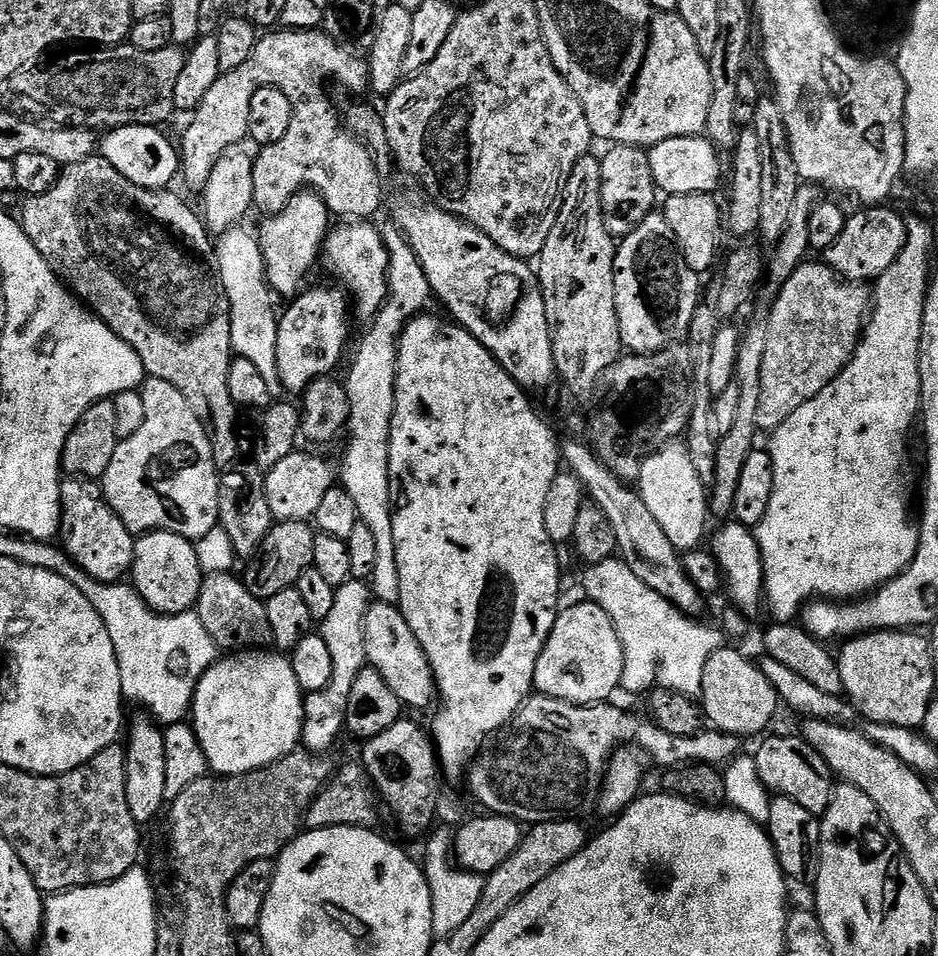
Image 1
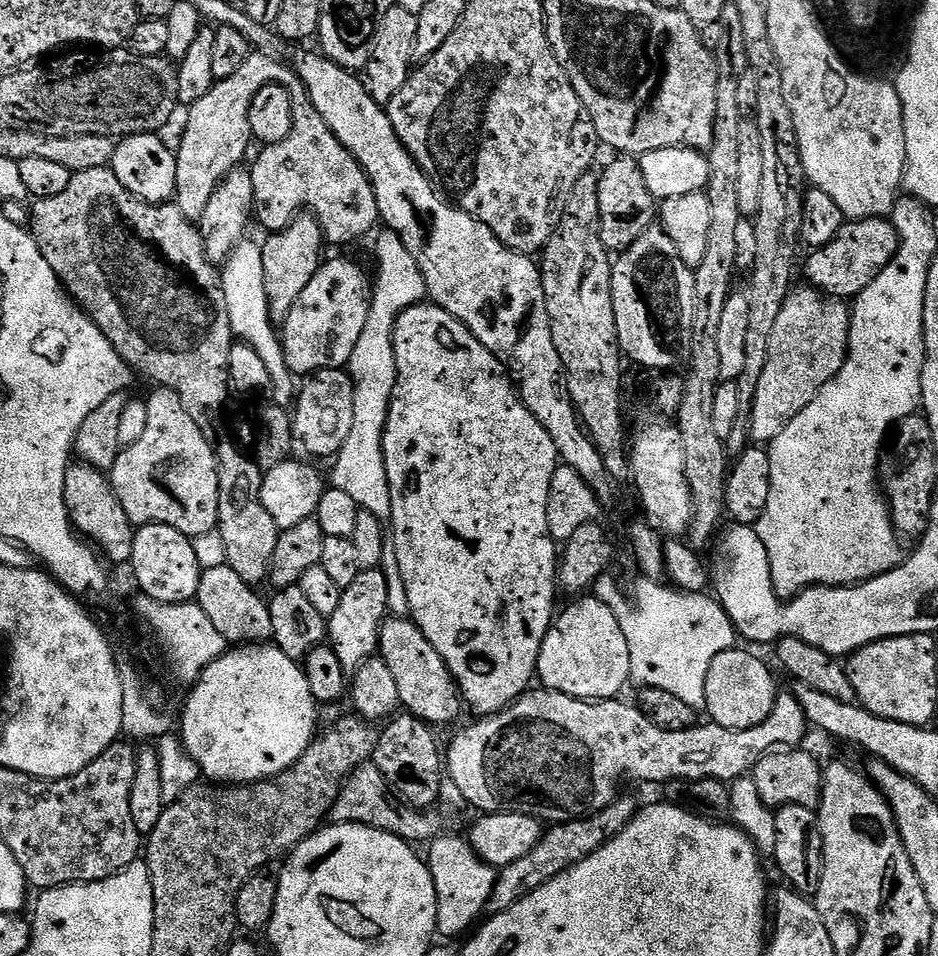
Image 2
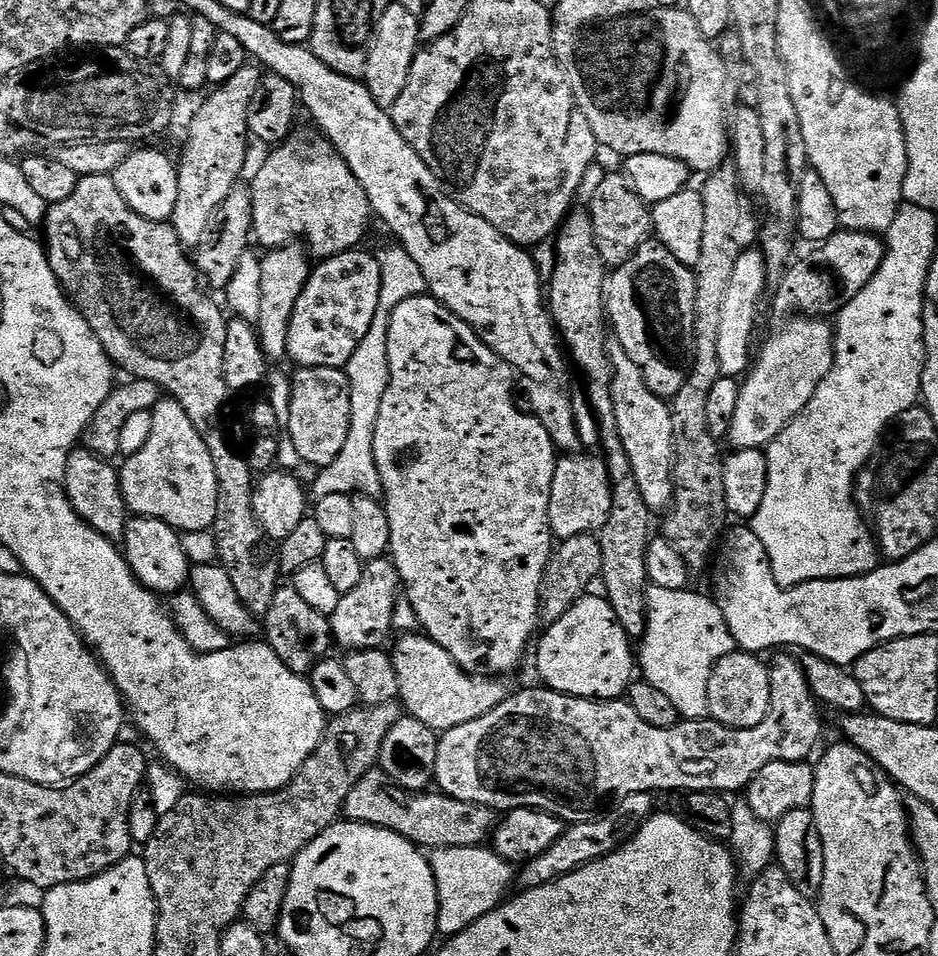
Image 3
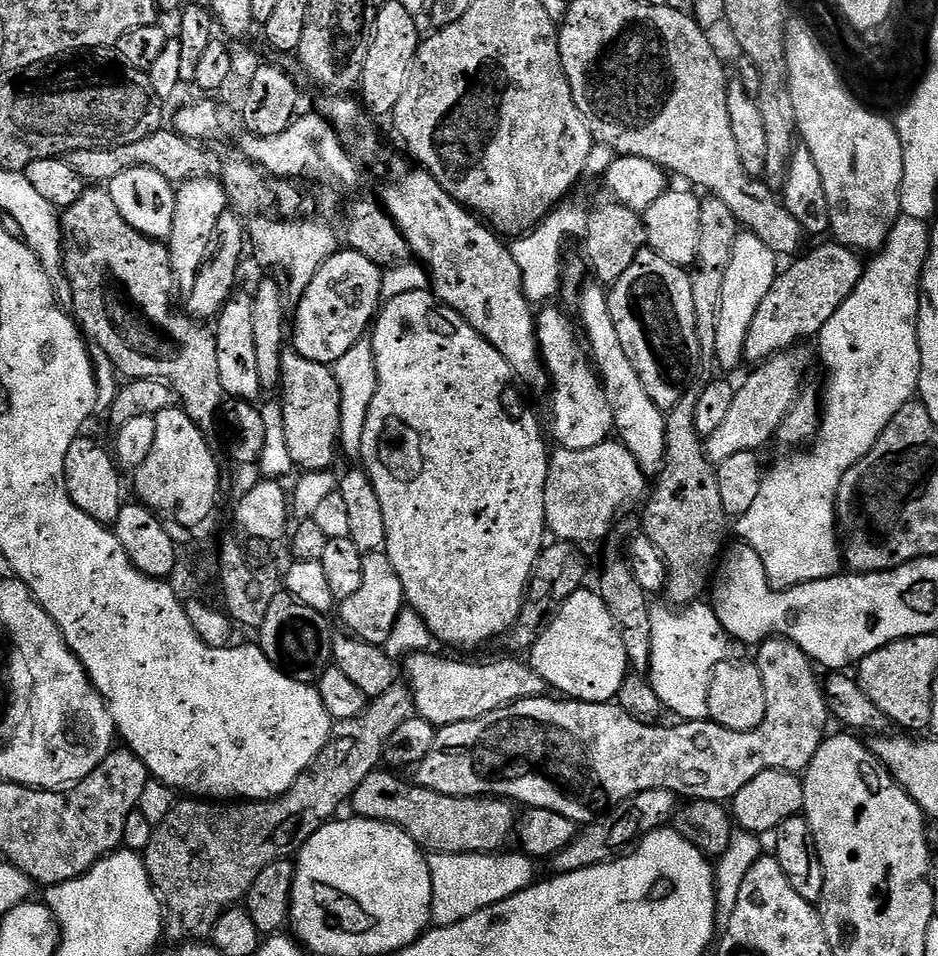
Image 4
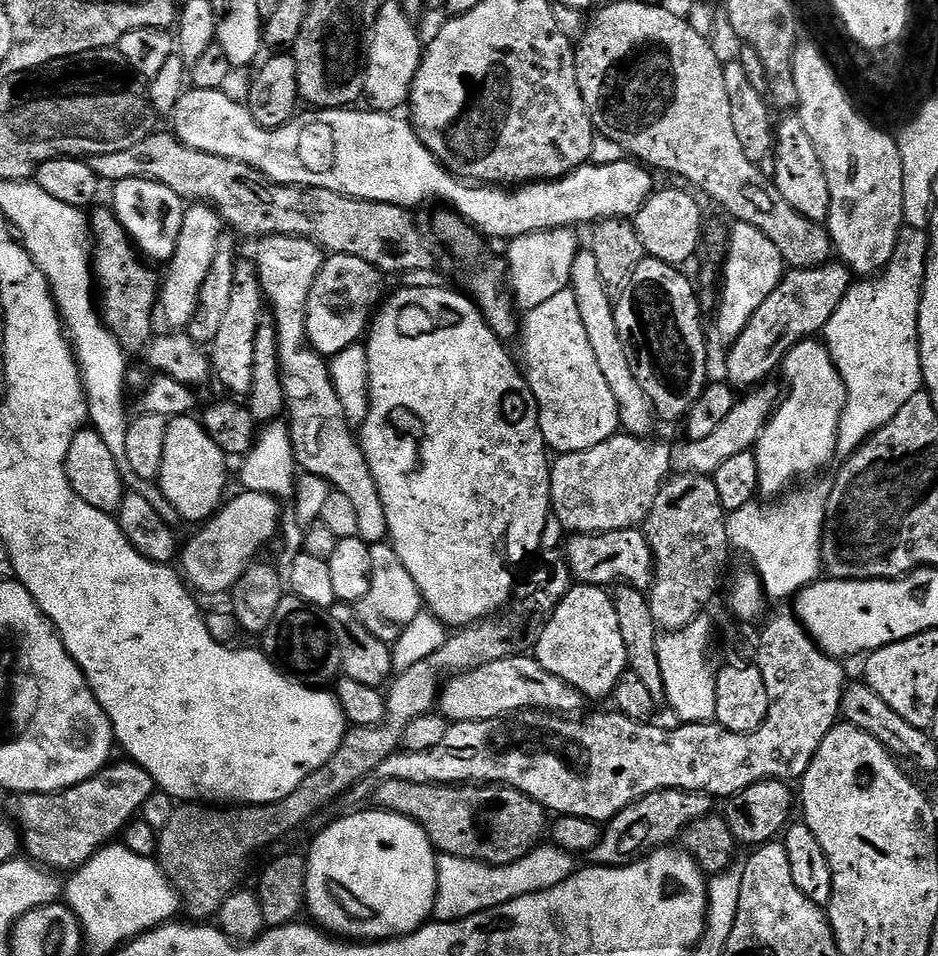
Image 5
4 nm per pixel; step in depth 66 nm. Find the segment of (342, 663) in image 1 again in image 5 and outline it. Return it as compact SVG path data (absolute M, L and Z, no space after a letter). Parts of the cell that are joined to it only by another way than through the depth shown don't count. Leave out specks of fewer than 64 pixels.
M381 542L370 547L370 562L372 563L372 581L370 590L355 605L354 612L360 624L374 634L382 643L389 646L395 644L396 639L414 622L414 618L422 611L420 591L410 578L410 570L402 566L402 558L392 549L391 543Z

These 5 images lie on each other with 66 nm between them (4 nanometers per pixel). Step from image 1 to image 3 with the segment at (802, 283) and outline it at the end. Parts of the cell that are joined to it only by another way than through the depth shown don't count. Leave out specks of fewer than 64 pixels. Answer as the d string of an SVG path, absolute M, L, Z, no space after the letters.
M800 314L781 324L784 325L765 342L764 349L761 352L759 349L750 371L743 377L738 394L738 406L734 409L734 418L730 422L726 437L727 443L732 443L733 449L767 449L768 443L778 438L778 434L782 434L788 423L804 409L806 402L814 398L814 390L822 386L822 378L826 378L826 374L830 374L832 369L836 346L833 325L827 319Z

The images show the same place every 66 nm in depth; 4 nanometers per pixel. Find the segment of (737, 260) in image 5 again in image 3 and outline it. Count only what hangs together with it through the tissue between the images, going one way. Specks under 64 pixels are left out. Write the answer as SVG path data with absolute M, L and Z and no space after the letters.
M758 250L741 251L734 274L730 274L730 286L726 286L726 298L722 302L722 314L718 317L718 366L721 376L743 377L754 360L752 335L756 332L756 315L760 312L760 299L769 285L764 255Z

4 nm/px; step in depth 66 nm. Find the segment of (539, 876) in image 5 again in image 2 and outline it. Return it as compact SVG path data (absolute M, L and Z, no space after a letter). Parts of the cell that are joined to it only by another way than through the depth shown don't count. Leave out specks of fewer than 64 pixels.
M448 835L437 836L427 845L428 852L426 851L426 863L434 878L434 890L438 898L436 931L441 937L460 936L485 915L497 874L497 869L490 867L482 858L478 858L478 854L463 835Z

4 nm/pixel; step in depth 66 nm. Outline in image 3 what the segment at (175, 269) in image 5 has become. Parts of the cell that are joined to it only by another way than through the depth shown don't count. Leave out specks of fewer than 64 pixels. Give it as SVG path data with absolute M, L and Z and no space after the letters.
M245 66L230 78L230 82L213 87L207 93L208 101L192 116L184 153L180 160L178 156L178 202L170 221L178 238L189 250L195 250L204 241L210 218L239 181L236 179L244 168L250 145L250 98L254 98L254 90L258 90L261 79L259 67Z

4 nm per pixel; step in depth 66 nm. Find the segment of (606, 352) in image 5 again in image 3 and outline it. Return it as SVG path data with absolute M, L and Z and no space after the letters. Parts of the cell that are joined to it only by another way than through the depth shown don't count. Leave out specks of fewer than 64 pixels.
M609 343L608 360L612 363L612 397L622 446L626 446L634 478L638 482L638 490L642 490L642 498L646 498L646 506L653 513L663 513L674 499L672 464L676 460L676 451L672 409L665 397L654 395L650 386L646 386L642 370L634 366L620 344Z

